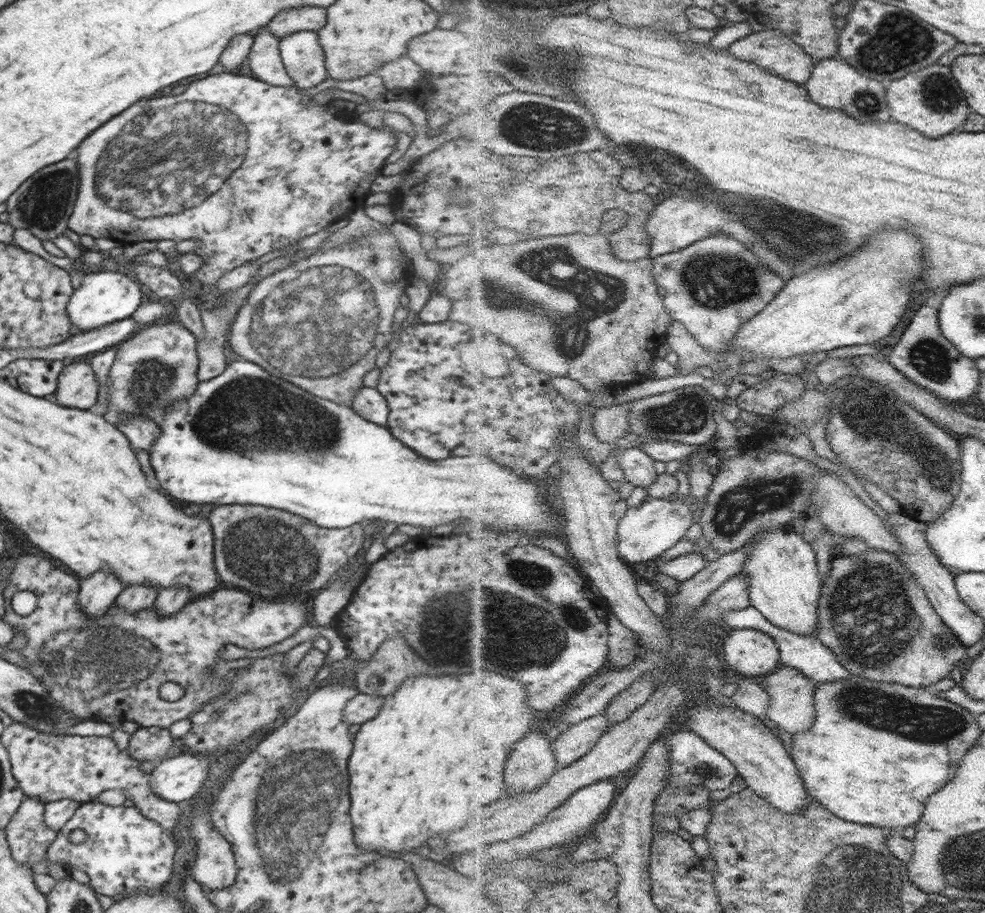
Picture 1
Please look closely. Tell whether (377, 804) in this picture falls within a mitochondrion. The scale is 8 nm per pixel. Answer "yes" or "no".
no

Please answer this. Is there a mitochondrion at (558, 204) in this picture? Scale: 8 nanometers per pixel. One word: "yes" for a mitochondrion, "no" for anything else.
no

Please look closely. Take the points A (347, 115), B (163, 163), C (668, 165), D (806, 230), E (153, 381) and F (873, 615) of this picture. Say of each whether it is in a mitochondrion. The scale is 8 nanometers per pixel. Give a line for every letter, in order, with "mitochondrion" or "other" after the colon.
A: other
B: mitochondrion
C: mitochondrion
D: mitochondrion
E: mitochondrion
F: mitochondrion

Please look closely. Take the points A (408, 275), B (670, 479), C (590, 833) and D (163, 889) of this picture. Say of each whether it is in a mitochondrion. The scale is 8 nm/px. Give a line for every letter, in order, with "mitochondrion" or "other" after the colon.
A: other
B: other
C: other
D: other

